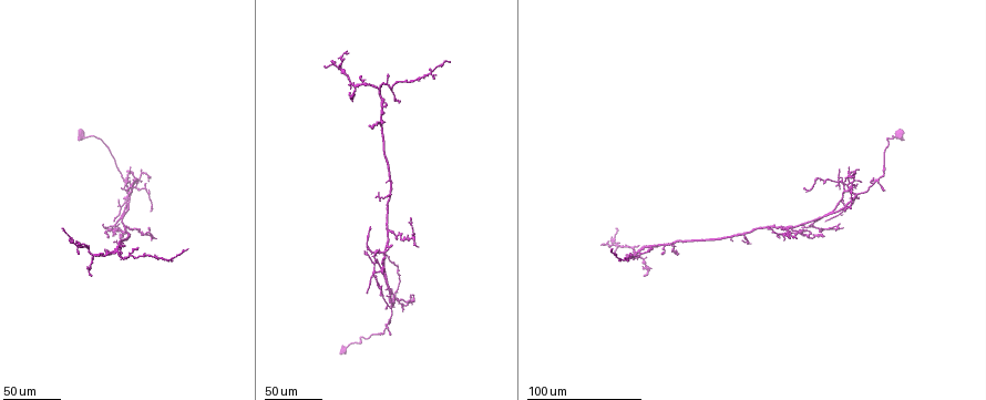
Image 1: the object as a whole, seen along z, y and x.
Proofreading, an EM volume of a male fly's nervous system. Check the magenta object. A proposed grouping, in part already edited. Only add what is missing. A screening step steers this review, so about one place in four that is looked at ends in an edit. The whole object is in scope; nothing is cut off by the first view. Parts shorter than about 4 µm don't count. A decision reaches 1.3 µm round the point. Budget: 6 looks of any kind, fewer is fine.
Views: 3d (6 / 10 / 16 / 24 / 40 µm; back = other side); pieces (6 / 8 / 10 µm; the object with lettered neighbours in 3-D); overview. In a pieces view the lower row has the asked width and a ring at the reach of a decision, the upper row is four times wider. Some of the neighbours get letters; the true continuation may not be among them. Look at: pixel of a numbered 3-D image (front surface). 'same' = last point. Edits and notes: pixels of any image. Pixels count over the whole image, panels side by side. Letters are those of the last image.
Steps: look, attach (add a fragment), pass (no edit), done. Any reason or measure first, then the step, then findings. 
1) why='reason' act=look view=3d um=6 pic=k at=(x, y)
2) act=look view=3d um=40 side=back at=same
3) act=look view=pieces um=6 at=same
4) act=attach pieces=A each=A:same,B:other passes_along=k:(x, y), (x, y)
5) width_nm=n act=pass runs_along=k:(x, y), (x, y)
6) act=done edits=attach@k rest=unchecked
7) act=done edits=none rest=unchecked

why='free end' act=look view=3d um=40 pic=1 at=(81, 248)

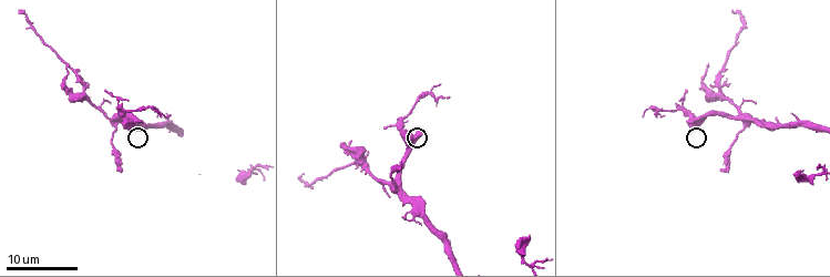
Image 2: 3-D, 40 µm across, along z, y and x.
why='see the neighbours' act=look view=pieces um=10 pic=2 at=(687, 120)

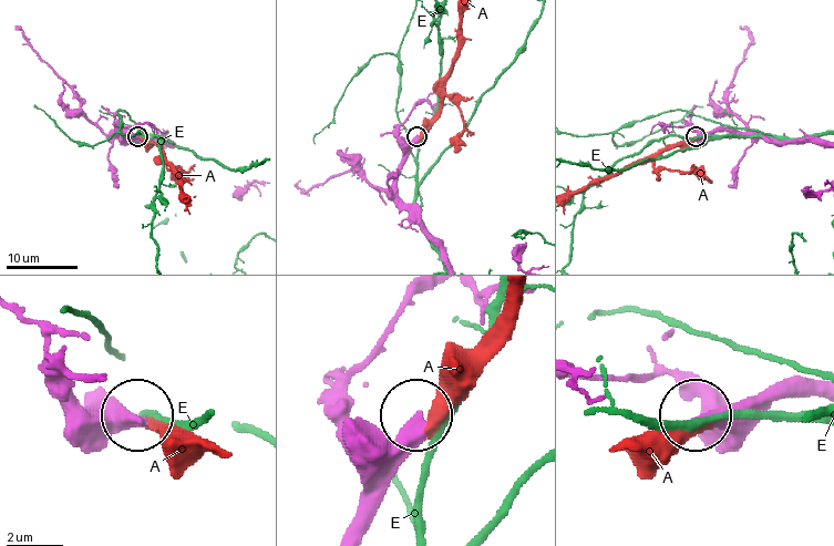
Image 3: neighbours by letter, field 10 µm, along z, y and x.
act=attach pieces=A each=A:same,E:other found='the cell continues'

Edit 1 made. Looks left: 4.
why='an open end' act=look view=3d um=40 pic=1 at=(637, 245)

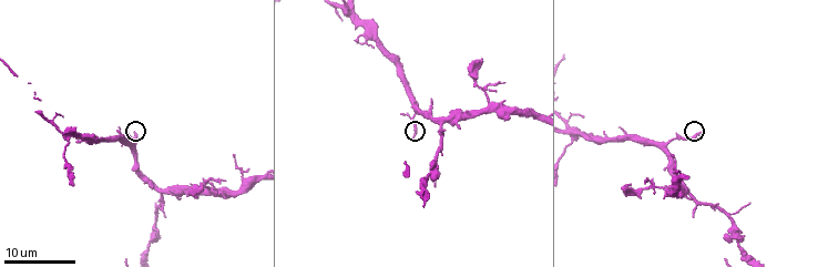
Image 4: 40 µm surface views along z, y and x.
act=look view=pieces um=8 pic=4 at=(704, 132)

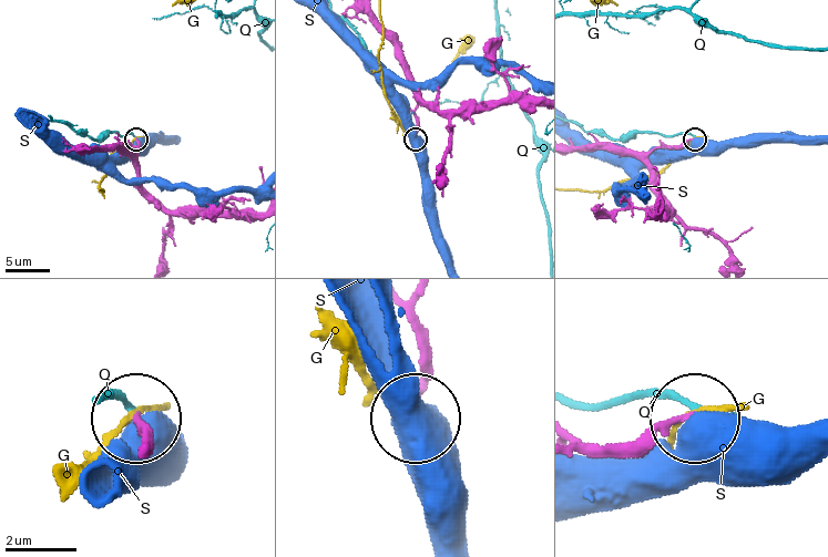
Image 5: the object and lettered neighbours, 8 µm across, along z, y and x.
act=pass each=G:other,Q:other,S:other runs_along=5:(581, 450), (644, 441), (695, 414) found='none of them fits'

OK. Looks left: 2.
why='an open end' act=look view=3d um=16 pic=4 at=(584, 118)

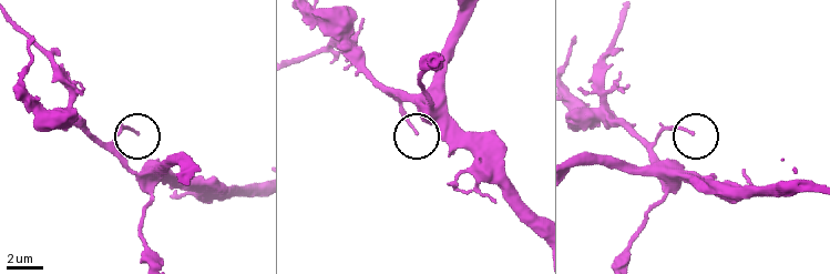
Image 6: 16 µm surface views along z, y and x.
why='see the neighbours' act=look view=pieces um=10 pic=6 at=(691, 134)

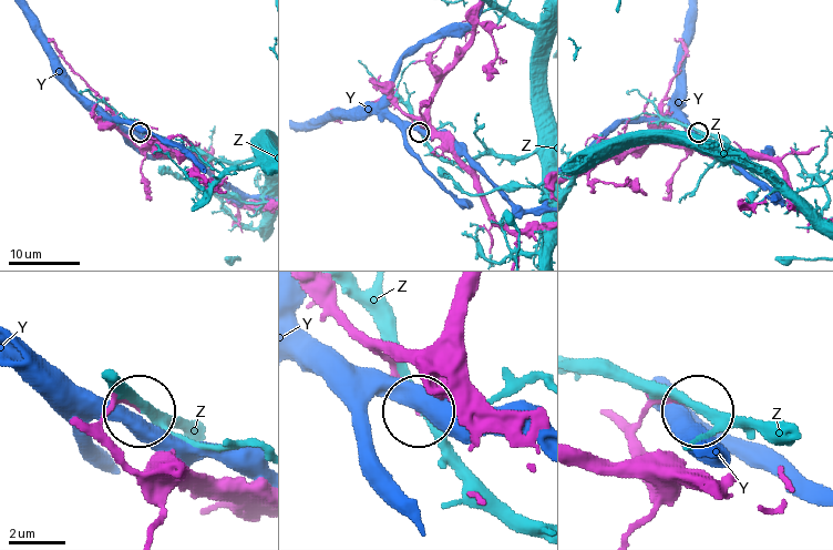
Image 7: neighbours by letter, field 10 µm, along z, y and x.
act=pass each=Y:other,Z:other found='no lettered fragment goes on from it'

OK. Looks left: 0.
act=done edits=attach@3 rest=unchecked

